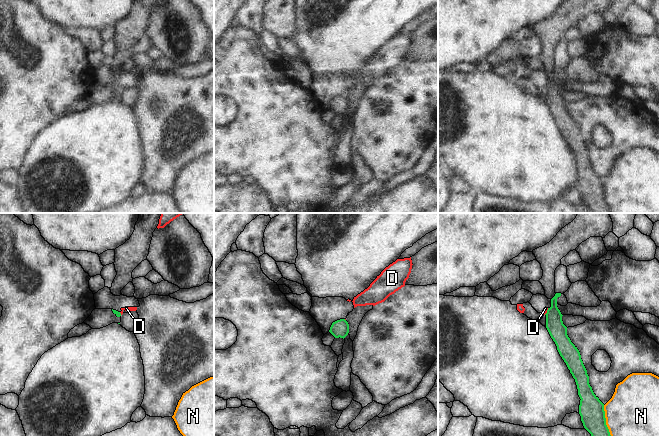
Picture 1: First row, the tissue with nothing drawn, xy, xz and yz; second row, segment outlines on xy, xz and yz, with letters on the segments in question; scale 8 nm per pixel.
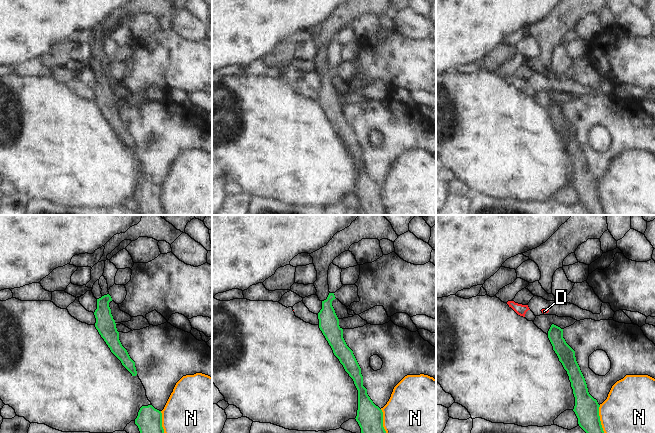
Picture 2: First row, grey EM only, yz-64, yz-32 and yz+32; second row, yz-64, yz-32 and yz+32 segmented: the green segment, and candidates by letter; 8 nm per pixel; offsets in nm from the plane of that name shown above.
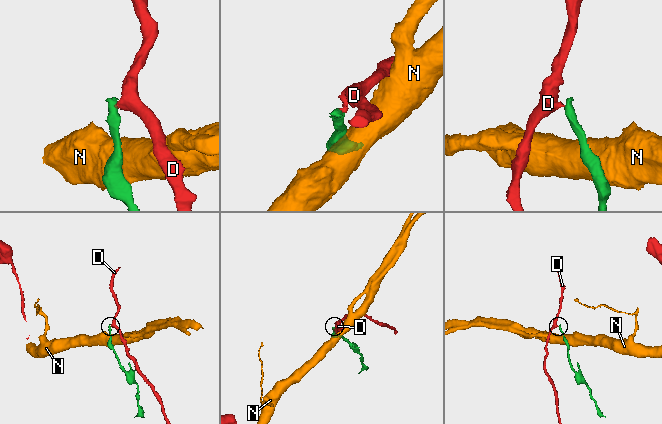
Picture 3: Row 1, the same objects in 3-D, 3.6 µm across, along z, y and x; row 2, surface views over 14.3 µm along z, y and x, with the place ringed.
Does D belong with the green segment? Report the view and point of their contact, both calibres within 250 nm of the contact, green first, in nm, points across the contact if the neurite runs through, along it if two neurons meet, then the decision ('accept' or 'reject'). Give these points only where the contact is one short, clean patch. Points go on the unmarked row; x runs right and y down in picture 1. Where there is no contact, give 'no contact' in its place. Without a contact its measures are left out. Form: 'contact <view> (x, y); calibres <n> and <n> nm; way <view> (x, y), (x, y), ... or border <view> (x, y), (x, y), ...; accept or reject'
contact yz (547, 87); calibres 140 and 20 nm; border yz (548, 84), (544, 90); reject

